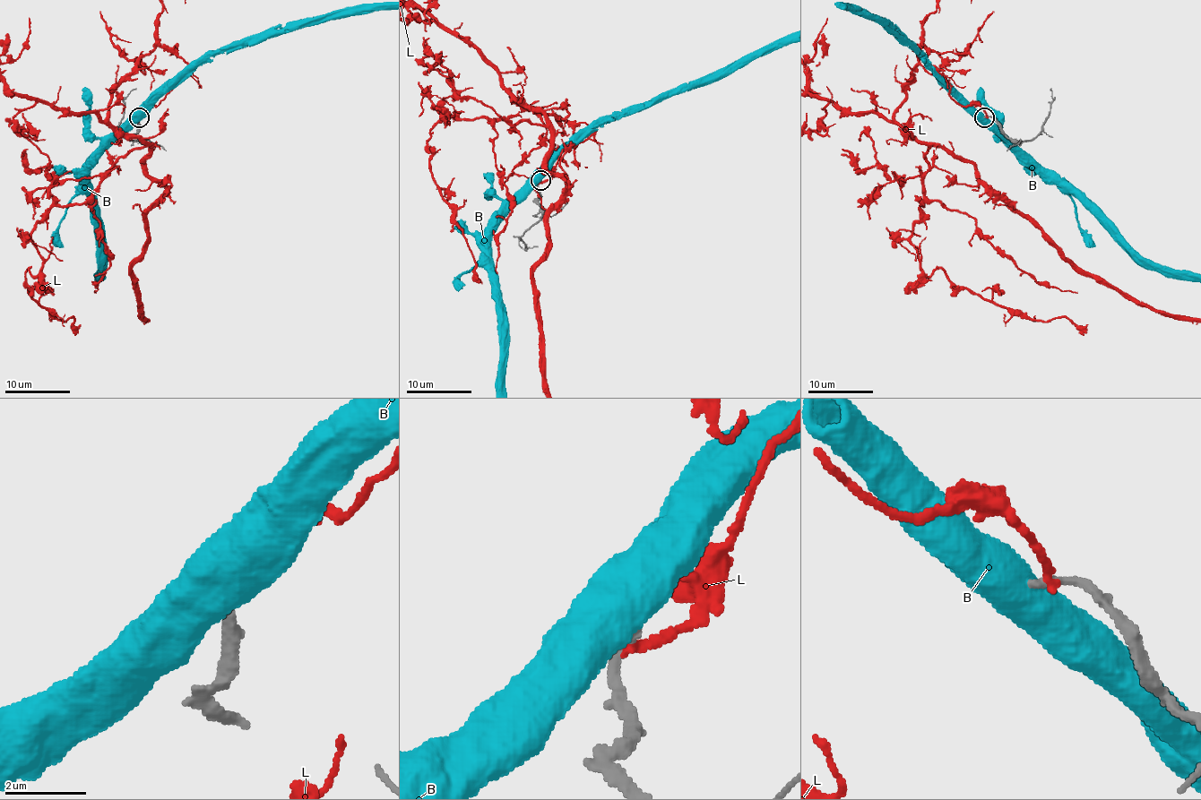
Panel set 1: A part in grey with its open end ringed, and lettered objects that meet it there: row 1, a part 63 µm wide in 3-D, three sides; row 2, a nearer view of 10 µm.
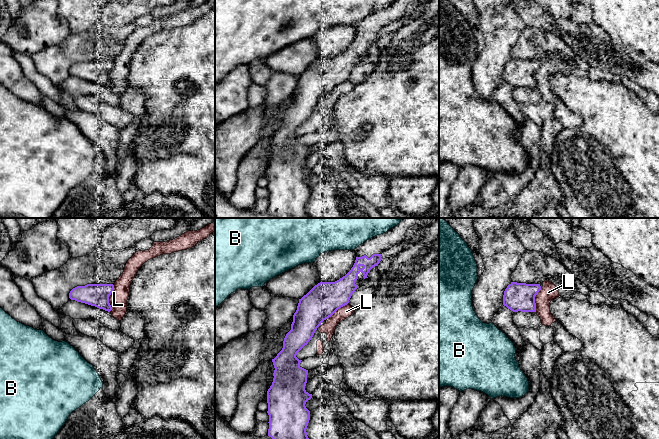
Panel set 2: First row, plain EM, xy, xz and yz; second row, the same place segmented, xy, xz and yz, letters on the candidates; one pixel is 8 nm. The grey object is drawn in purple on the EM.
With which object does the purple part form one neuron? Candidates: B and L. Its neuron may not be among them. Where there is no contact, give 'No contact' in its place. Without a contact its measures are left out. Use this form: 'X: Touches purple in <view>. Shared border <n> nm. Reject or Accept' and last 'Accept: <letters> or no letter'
B: No contact. Reject
L: Touches purple in xy. Shared border 220 nm. Reject
Accept: no letter

